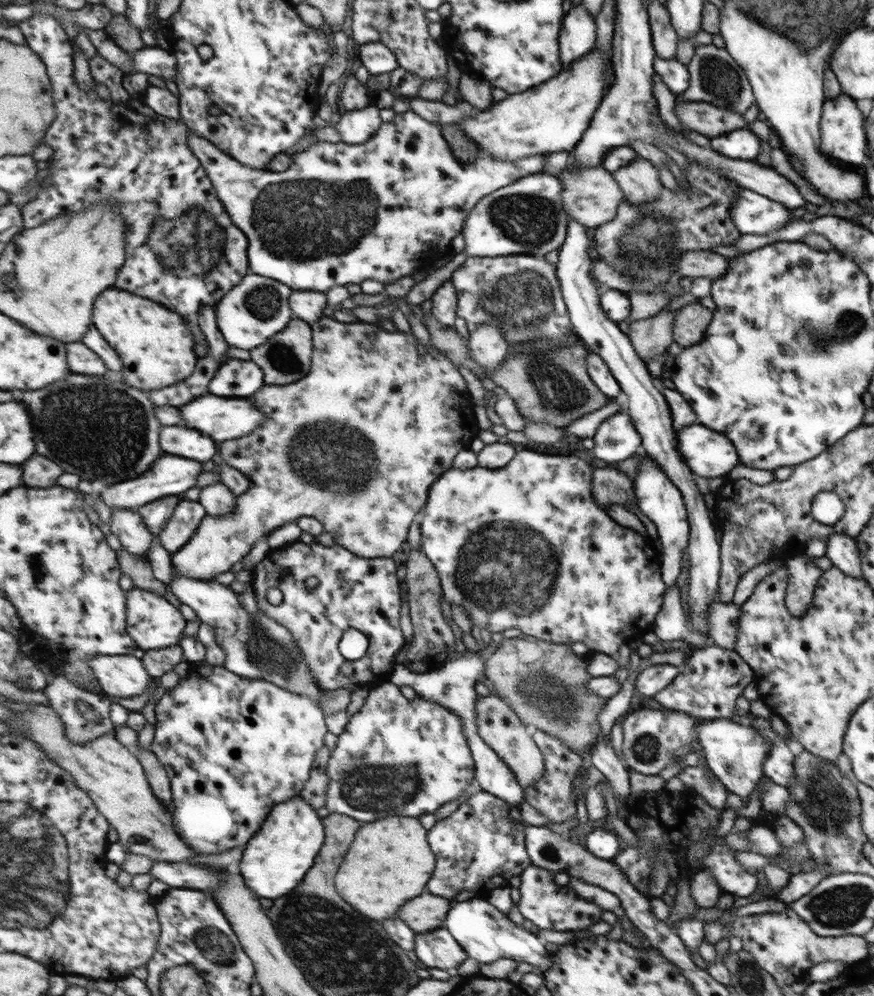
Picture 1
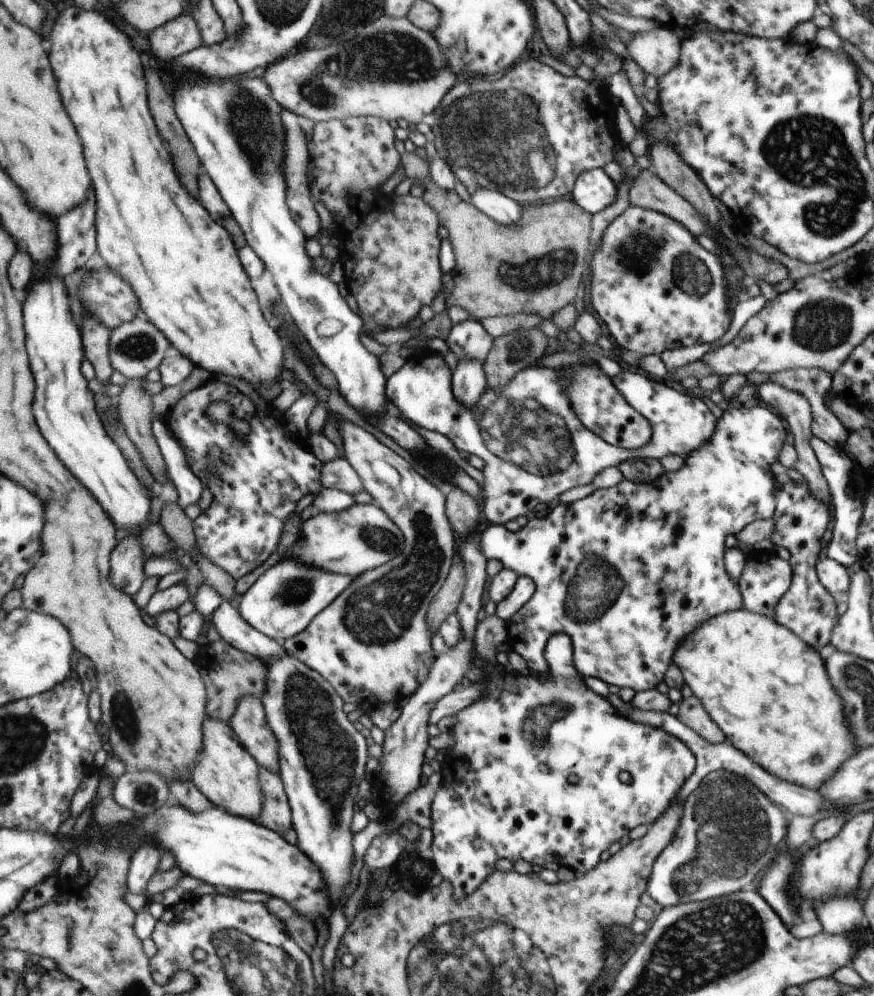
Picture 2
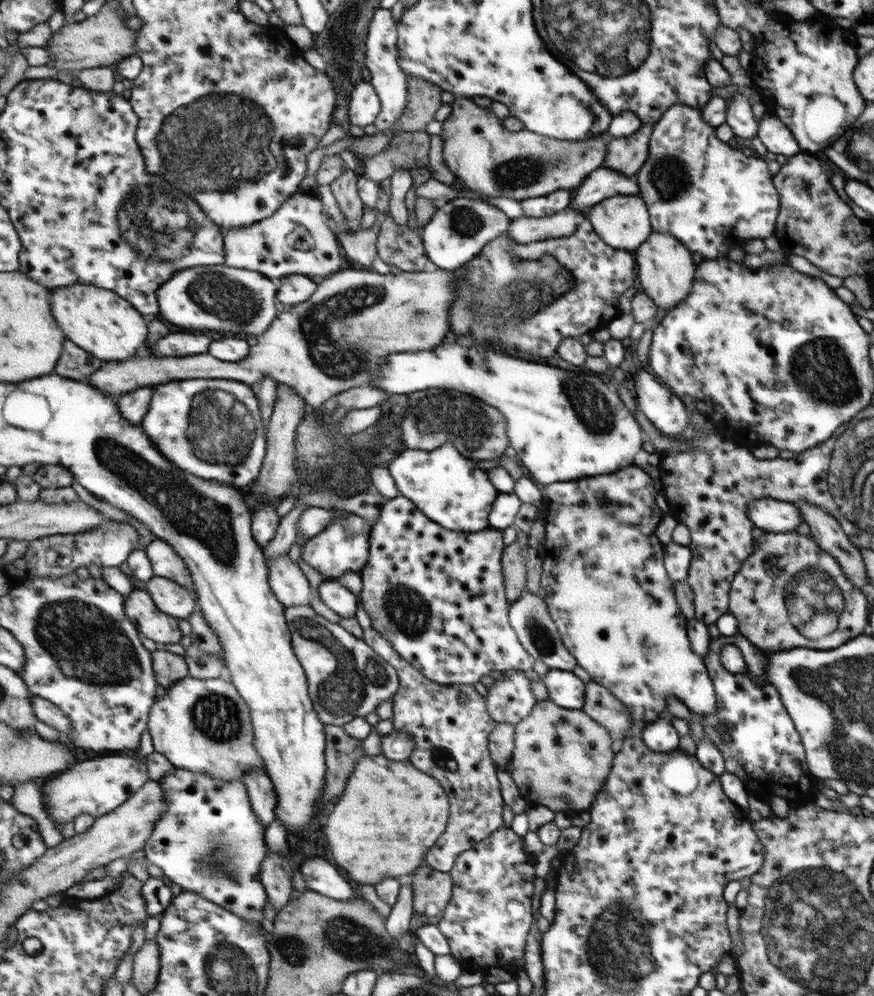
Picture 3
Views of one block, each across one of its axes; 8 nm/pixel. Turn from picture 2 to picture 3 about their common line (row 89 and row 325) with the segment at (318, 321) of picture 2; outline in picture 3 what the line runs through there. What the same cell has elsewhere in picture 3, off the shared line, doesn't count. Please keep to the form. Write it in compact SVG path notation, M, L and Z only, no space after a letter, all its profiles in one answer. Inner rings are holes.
M225 264L195 266L175 272L169 281L161 285L158 298L161 304L161 314L177 326L193 328L193 330L225 330L225 332L257 337L269 329L271 322L275 321L279 314L275 308L278 288L279 286L275 286L267 275L259 271L230 267Z

